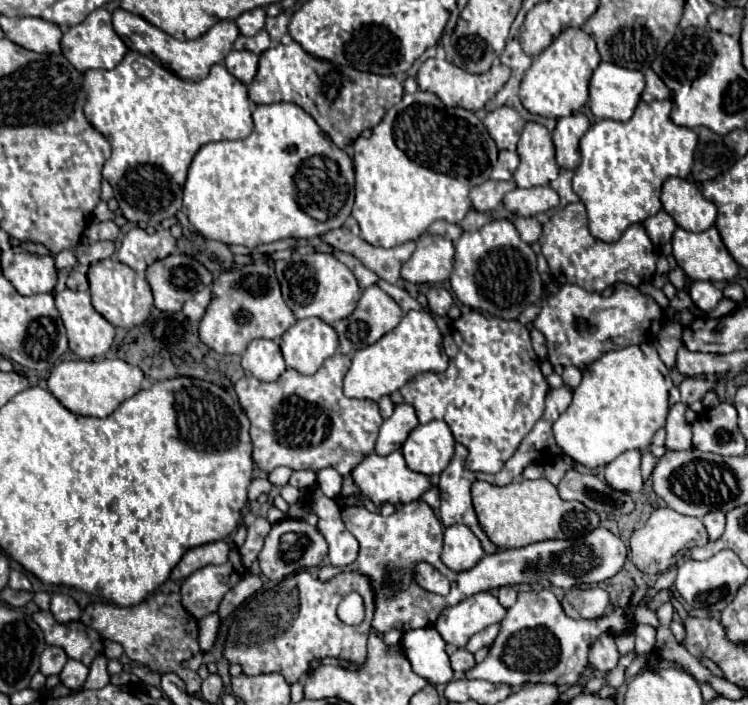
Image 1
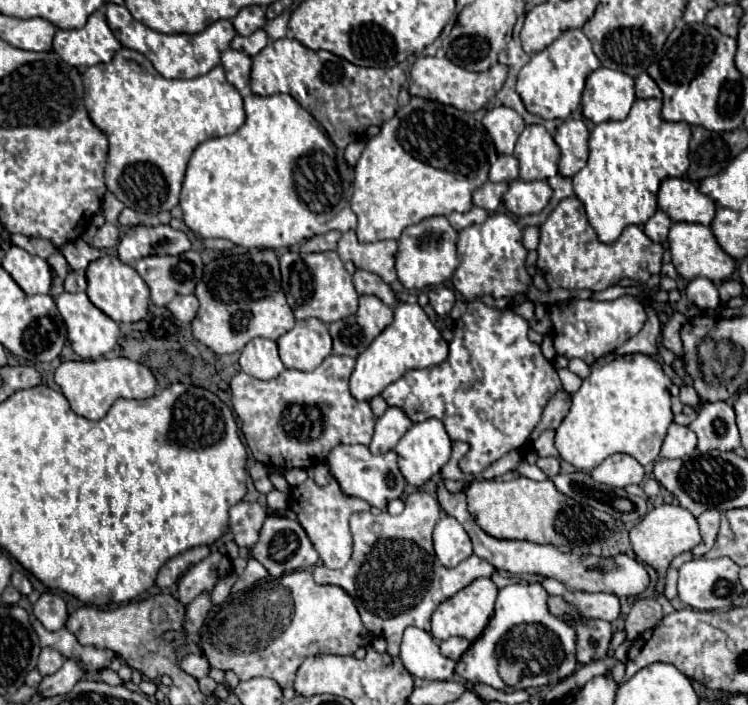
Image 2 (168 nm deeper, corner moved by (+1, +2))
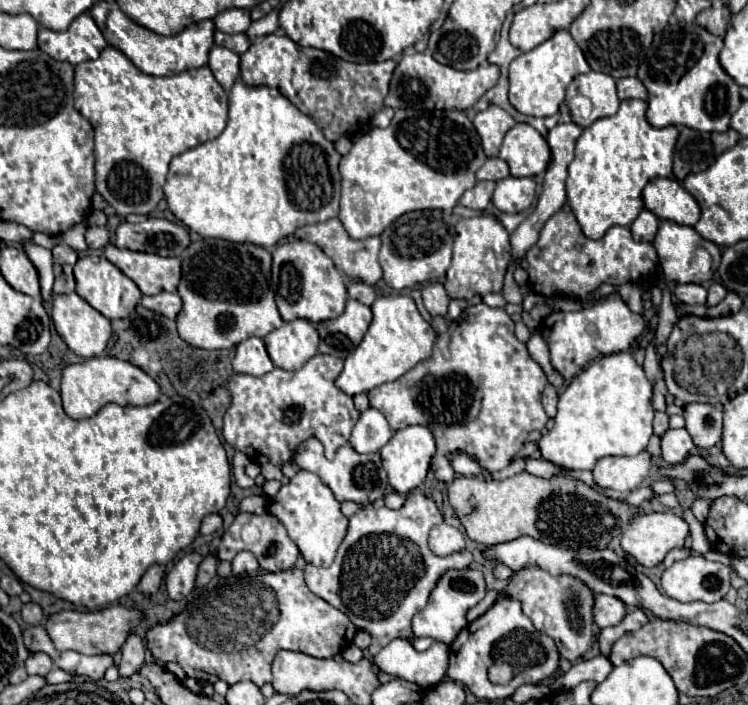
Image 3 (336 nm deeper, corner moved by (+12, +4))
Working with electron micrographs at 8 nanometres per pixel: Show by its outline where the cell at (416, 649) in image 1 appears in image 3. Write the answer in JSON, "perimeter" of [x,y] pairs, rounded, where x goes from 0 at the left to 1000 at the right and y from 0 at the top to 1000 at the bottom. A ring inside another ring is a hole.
{"perimeter":[[[527,905],[500,930],[500,942],[511,953],[572,976],[594,962],[599,950],[599,922],[594,911],[580,911],[570,925],[559,925],[548,908]]]}

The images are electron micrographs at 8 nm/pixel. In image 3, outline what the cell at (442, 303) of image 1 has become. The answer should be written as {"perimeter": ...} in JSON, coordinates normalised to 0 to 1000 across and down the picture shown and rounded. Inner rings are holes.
{"perimeter":[[[570,403],[564,409],[564,428],[575,443],[575,448],[594,448],[599,440],[602,423],[591,403]]]}

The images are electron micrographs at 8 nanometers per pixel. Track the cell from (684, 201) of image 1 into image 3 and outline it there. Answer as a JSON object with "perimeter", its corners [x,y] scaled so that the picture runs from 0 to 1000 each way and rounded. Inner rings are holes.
{"perimeter":[[[872,252],[861,272],[861,289],[880,309],[928,321],[936,312],[936,292],[901,252]]]}

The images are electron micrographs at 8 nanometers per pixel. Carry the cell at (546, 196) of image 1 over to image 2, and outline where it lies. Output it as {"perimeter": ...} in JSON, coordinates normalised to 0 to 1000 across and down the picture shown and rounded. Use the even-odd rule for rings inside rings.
{"perimeter":[[[689,255],[680,261],[680,270],[672,275],[672,289],[689,306],[721,304],[731,292],[737,275],[739,272],[731,258]]]}

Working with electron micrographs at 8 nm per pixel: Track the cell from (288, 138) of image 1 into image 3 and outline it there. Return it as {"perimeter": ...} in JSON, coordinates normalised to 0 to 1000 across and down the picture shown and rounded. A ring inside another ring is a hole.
{"perimeter":[[[318,113],[310,128],[307,128],[307,153],[310,153],[310,167],[302,176],[299,187],[286,196],[278,199],[273,204],[265,204],[262,210],[254,210],[243,218],[238,218],[235,224],[230,224],[227,230],[227,244],[219,261],[219,275],[222,275],[222,287],[227,301],[246,318],[251,321],[257,329],[267,332],[270,338],[297,338],[305,343],[337,343],[342,349],[366,349],[372,346],[377,338],[393,332],[398,323],[409,321],[409,318],[422,318],[422,315],[436,315],[439,309],[449,309],[452,306],[452,287],[455,287],[455,244],[452,244],[452,230],[455,230],[455,218],[447,213],[447,204],[439,201],[430,190],[430,184],[420,176],[420,170],[409,162],[404,162],[385,139],[380,139],[372,125],[358,125],[358,122],[345,122],[345,125],[332,125],[324,113]]]}

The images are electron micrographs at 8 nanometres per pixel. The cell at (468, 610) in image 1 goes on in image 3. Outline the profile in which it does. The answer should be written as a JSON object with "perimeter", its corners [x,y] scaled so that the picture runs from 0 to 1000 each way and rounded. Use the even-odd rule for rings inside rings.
{"perimeter":[[[599,809],[583,828],[583,834],[575,843],[575,851],[567,865],[561,865],[551,877],[551,894],[559,905],[575,902],[580,908],[588,908],[594,913],[604,913],[612,902],[612,896],[626,885],[623,871],[628,862],[634,862],[650,843],[650,828],[647,817],[642,809]]]}

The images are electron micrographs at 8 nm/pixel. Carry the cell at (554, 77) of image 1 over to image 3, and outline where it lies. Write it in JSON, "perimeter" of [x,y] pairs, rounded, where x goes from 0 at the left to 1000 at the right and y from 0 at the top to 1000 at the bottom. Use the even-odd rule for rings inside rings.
{"perimeter":[[[746,43],[735,57],[709,74],[695,77],[682,91],[682,148],[703,165],[741,165],[757,139],[757,122],[789,94],[759,43]]]}

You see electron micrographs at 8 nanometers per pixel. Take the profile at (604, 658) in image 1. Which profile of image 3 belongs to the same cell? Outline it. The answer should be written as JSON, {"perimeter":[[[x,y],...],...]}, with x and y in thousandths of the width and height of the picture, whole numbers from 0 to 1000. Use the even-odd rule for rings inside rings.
{"perimeter":[[[701,806],[684,817],[674,840],[698,854],[698,868],[714,882],[717,894],[725,894],[733,902],[738,902],[749,922],[749,930],[762,939],[778,933],[802,899],[802,891],[791,877],[794,843],[773,820],[735,817],[722,806]]]}

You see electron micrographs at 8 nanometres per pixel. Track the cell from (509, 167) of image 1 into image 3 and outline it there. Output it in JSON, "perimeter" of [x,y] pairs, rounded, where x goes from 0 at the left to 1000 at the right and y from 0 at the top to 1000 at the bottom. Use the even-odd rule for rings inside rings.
{"perimeter":[[[652,224],[647,230],[647,235],[636,244],[636,252],[639,255],[671,255],[682,247],[679,241],[679,233],[671,227],[671,224]]]}

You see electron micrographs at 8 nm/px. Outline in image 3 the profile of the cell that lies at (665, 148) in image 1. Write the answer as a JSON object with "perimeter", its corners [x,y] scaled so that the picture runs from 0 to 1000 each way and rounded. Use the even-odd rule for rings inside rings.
{"perimeter":[[[832,142],[829,156],[821,165],[797,170],[791,179],[781,182],[778,193],[773,196],[770,224],[759,235],[757,275],[759,275],[759,289],[778,321],[778,329],[791,340],[802,340],[810,332],[810,326],[821,318],[842,321],[861,295],[858,270],[866,261],[866,255],[898,247],[898,218],[906,199],[906,184],[904,179],[874,182],[864,170],[864,153],[866,148],[861,142]]]}

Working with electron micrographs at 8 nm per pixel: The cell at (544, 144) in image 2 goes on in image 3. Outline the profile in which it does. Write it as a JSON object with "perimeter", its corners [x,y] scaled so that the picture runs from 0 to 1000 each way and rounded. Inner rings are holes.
{"perimeter":[[[690,176],[674,193],[668,224],[679,230],[684,250],[717,250],[733,238],[735,207],[709,176]]]}

